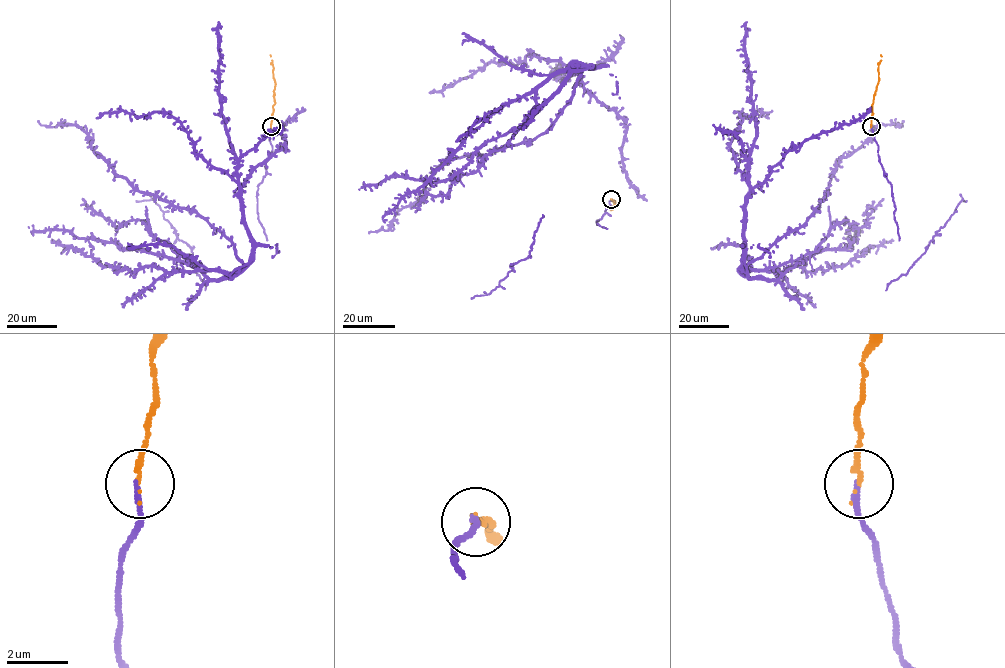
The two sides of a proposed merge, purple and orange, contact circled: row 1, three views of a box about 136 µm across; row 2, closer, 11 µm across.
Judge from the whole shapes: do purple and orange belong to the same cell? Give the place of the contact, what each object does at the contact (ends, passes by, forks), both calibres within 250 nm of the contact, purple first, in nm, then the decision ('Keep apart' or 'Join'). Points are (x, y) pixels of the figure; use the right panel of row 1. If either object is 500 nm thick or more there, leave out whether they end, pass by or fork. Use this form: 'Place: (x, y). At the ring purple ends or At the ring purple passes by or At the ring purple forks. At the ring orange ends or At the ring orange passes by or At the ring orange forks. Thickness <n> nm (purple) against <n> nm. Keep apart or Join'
Place: (871, 126). At the ring purple ends. At the ring orange ends. Thickness 170 nm (purple) against 160 nm. Join

